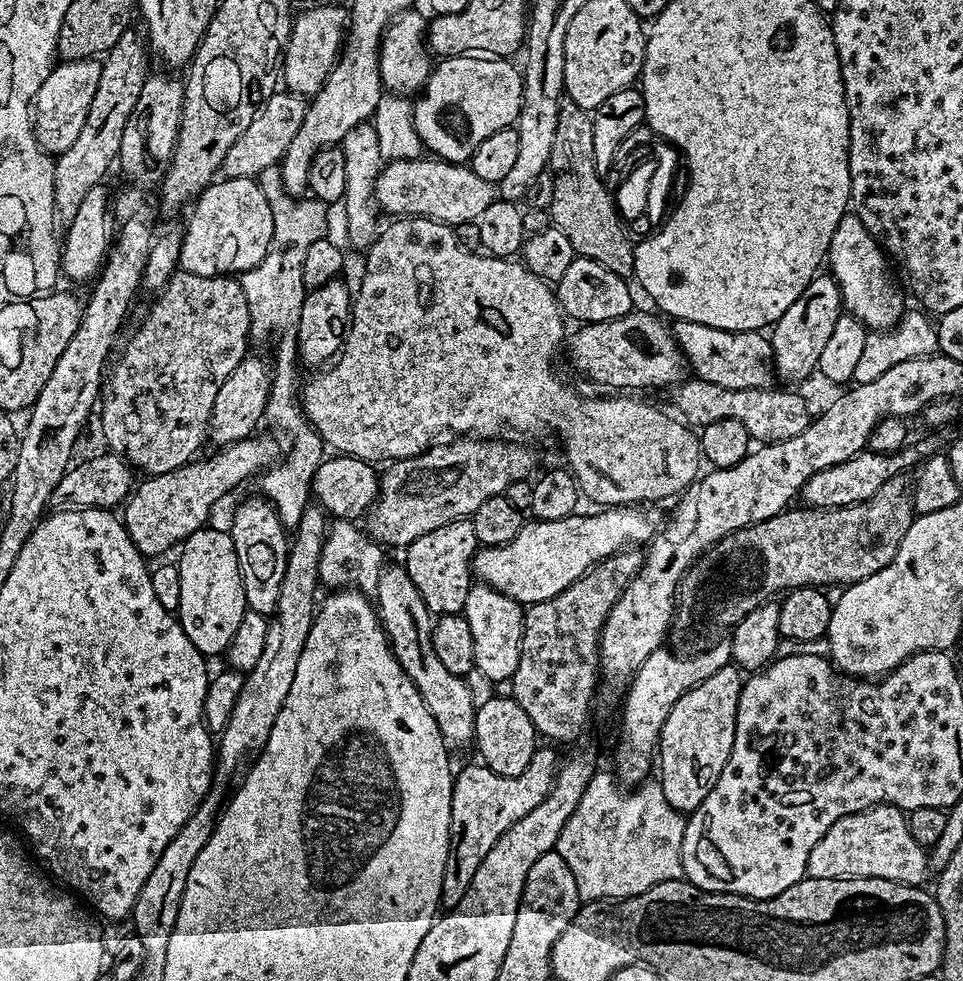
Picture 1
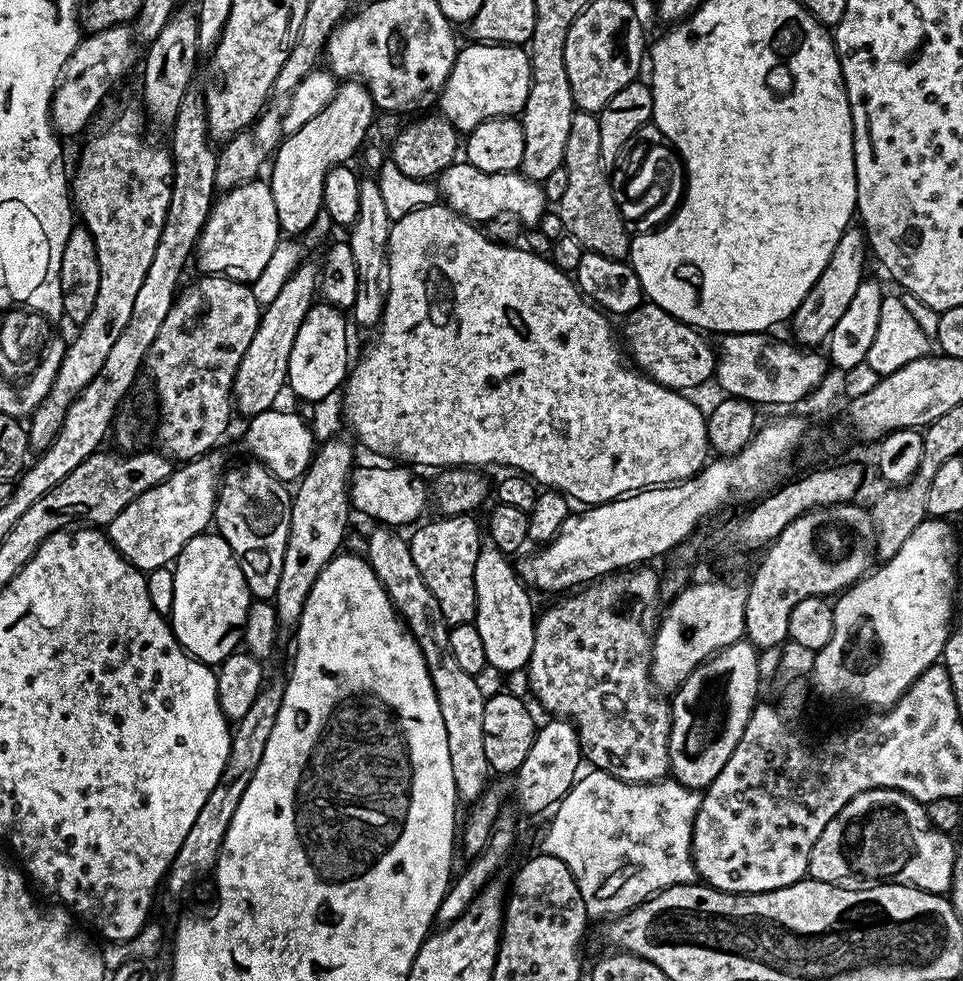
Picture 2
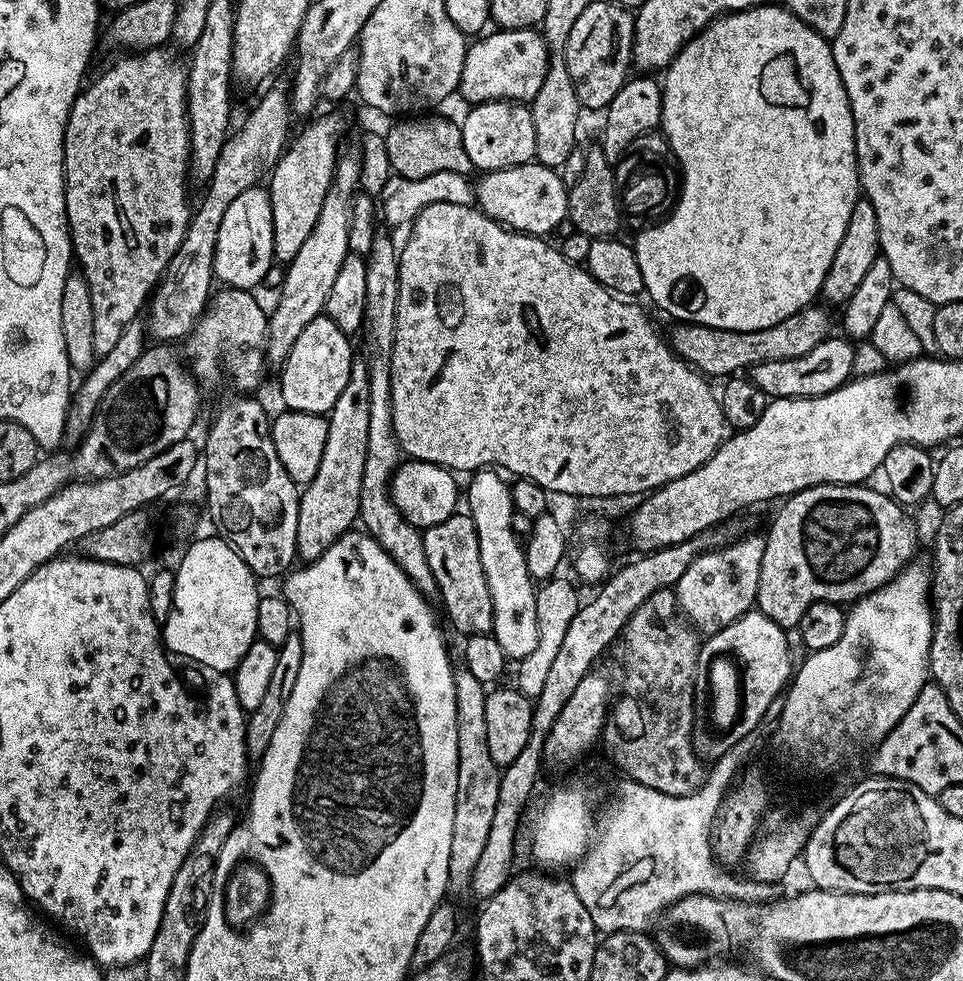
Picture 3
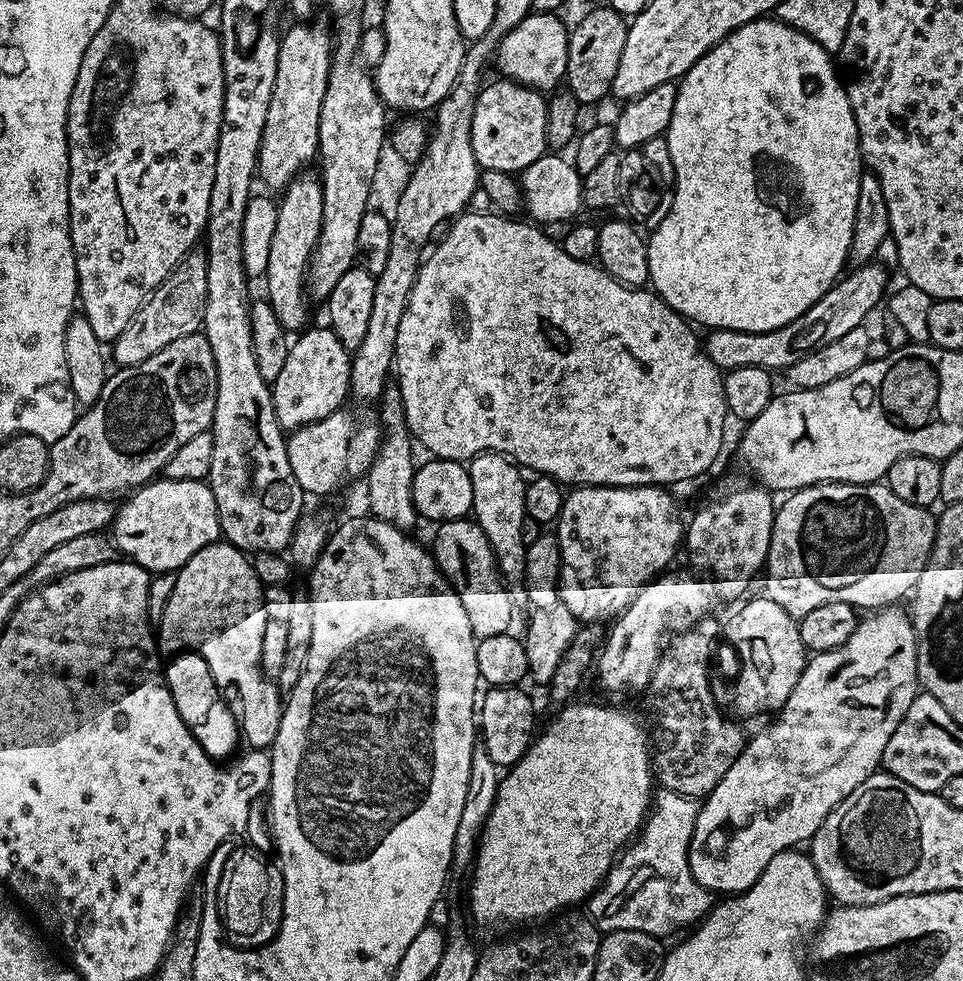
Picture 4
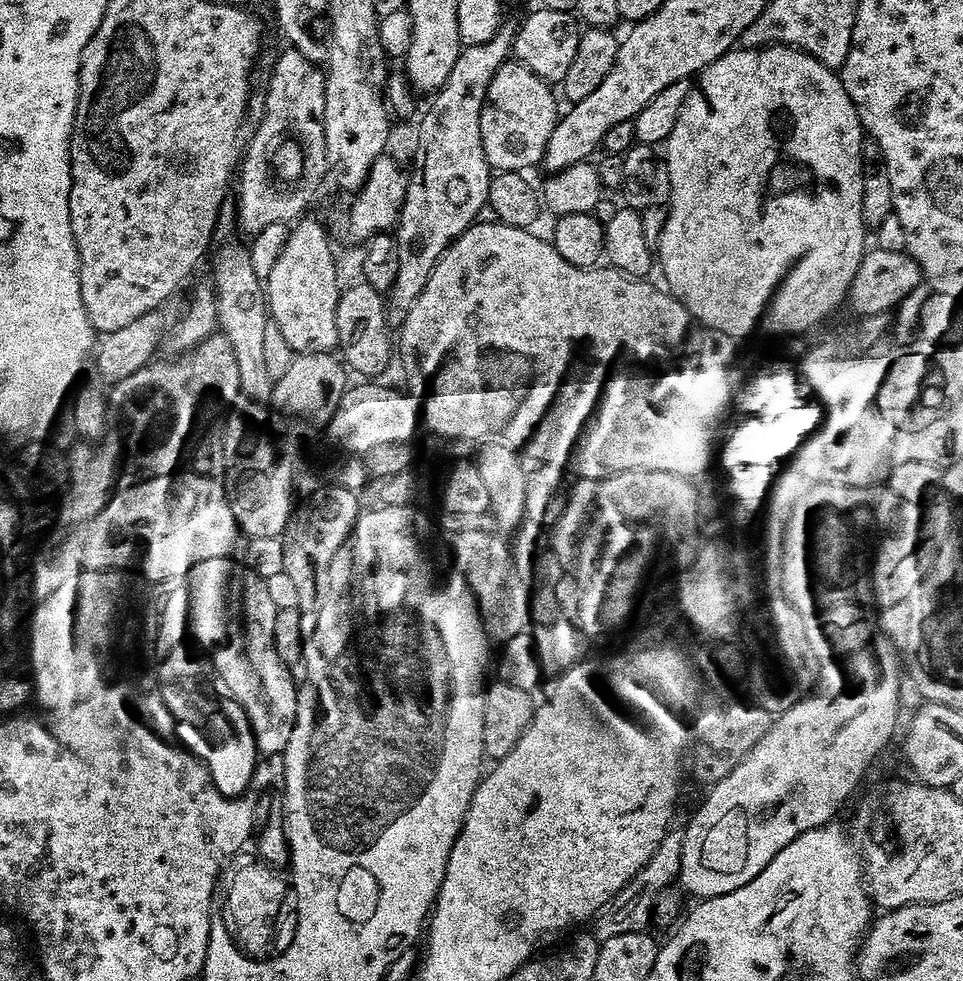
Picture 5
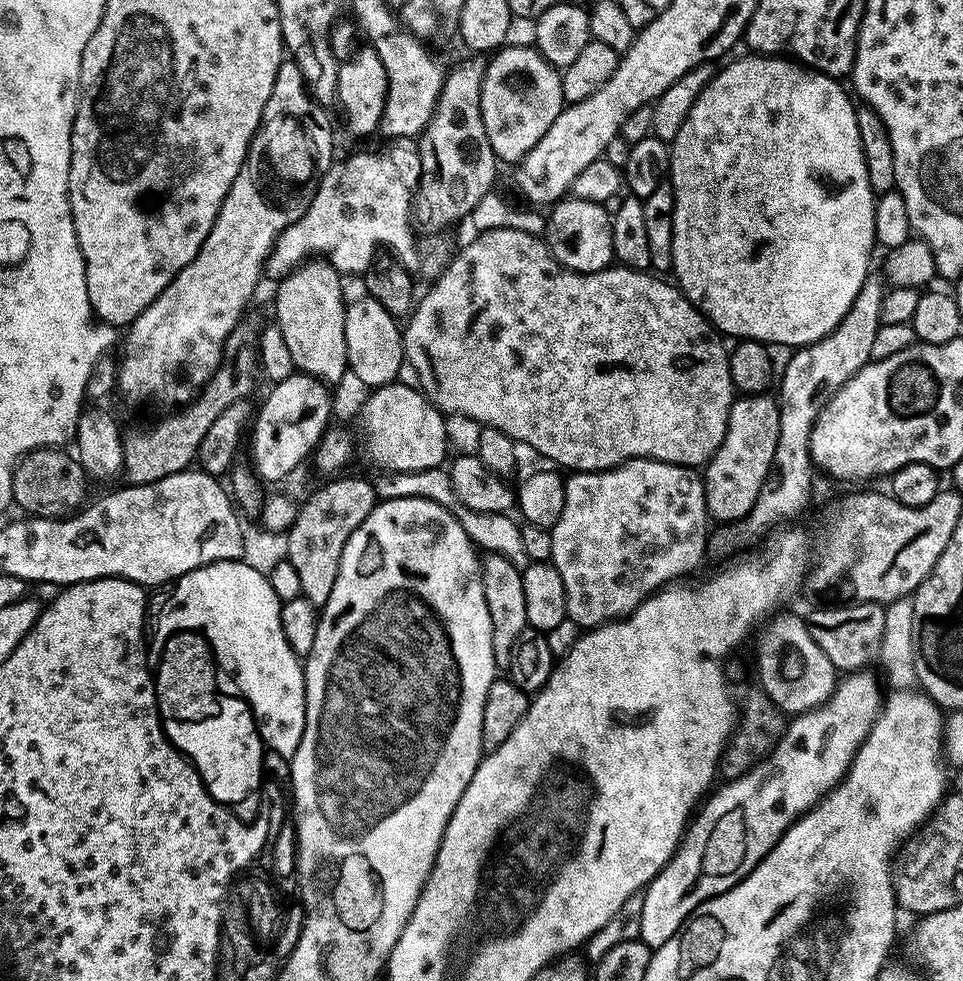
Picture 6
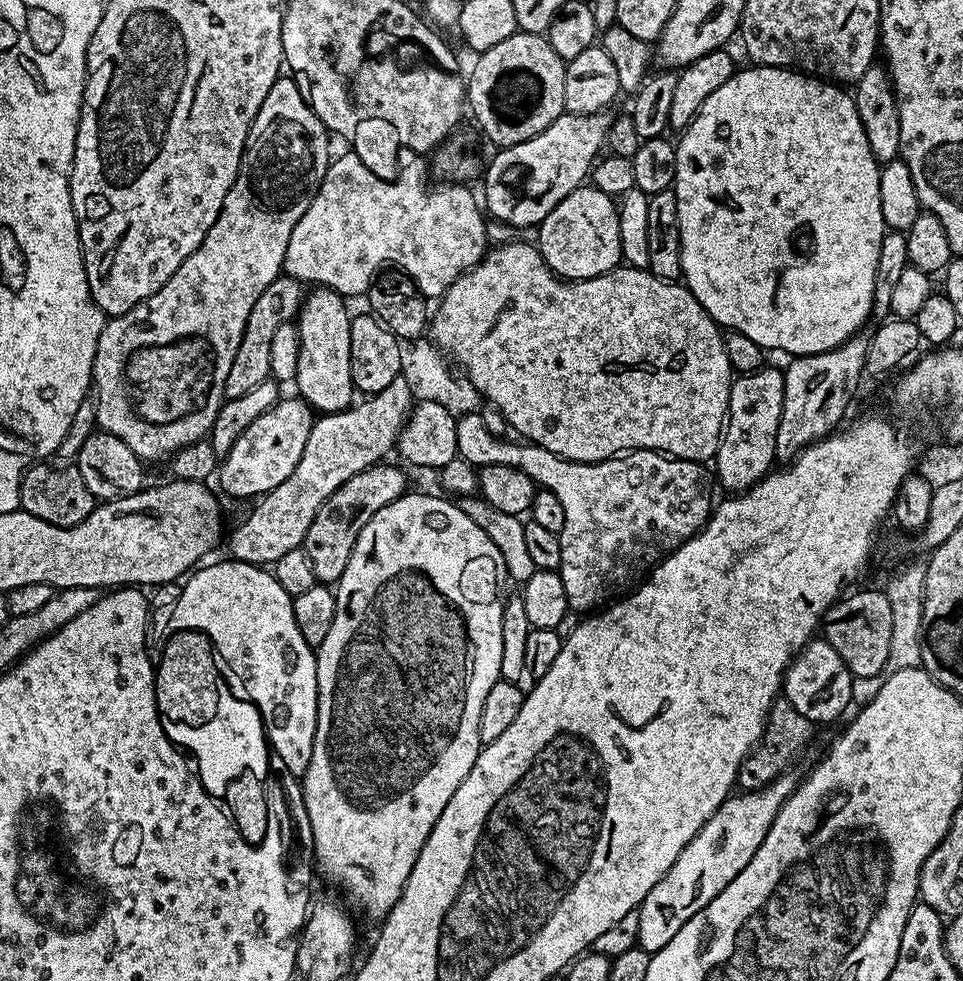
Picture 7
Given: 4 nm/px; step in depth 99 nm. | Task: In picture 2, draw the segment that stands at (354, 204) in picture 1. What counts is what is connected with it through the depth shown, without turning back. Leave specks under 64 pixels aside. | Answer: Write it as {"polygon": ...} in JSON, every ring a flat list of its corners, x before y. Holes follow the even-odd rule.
{"polygon":[[372,178,368,179,370,180,361,179,358,190,358,218,354,218,346,239,350,251,354,253,354,266,358,266,358,298,354,298,354,306,350,309,350,316,355,327,357,324,360,328,375,329,380,323,380,315,384,312,384,303,390,282,388,239,393,221,386,214,385,203,382,202,377,181]]}

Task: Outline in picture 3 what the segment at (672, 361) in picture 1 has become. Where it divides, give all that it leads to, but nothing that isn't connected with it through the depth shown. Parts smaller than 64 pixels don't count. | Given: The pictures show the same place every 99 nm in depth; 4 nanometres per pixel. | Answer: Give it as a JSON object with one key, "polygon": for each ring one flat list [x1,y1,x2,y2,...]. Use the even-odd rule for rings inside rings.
{"polygon":[[797,308,790,318,778,322,778,326,766,326,766,330,722,330,705,324,673,323,670,343,680,359,705,377,727,378,752,370,756,364,799,358,813,350,830,336,828,316,820,308]]}

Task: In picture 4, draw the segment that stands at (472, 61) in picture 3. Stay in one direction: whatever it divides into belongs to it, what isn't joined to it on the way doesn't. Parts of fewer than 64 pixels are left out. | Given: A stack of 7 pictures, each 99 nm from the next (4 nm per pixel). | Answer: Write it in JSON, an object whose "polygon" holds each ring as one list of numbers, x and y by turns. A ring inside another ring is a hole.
{"polygon":[[530,14,521,24,514,26,506,38,502,38,494,57,495,67,500,67,501,77,535,88,541,94,551,93,561,87,568,74,570,28,558,17,556,14]]}

